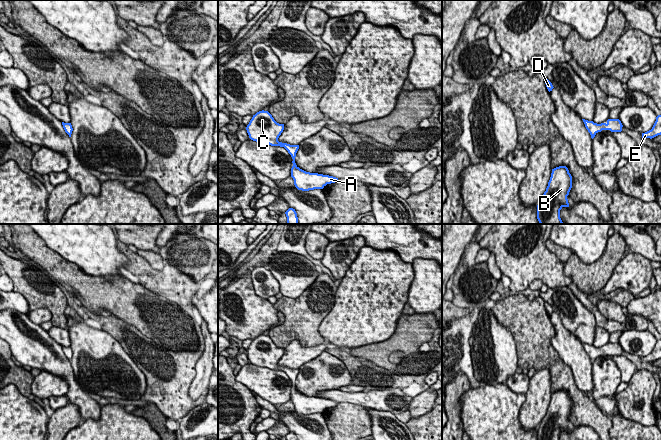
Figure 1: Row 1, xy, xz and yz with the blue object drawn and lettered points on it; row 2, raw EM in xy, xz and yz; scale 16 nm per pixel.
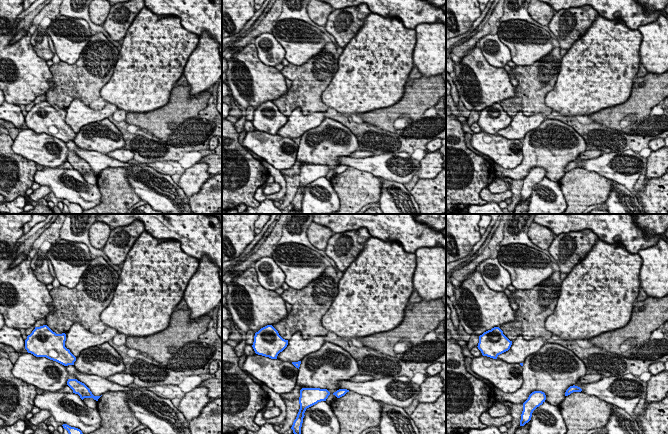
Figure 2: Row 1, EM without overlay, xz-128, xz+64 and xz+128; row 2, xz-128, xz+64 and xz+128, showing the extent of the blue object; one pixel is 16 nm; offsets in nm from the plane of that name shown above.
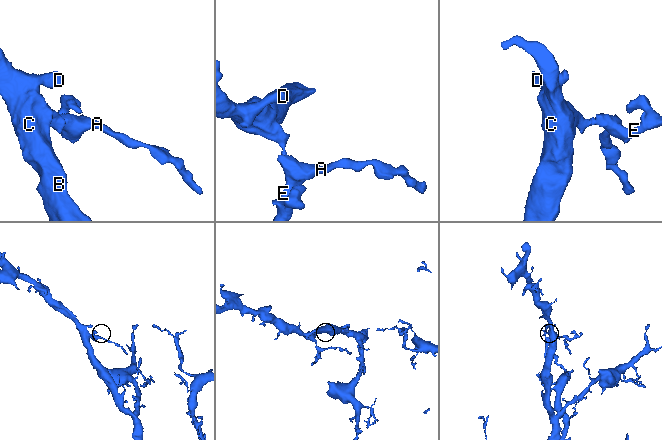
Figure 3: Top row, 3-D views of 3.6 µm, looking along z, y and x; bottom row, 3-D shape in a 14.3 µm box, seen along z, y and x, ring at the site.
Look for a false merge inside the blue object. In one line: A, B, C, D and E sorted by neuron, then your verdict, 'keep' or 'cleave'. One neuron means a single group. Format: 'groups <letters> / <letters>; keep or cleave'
groups A E / B C D; cleave

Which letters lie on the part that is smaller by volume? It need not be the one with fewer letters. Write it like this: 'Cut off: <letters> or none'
Cut off: A, E

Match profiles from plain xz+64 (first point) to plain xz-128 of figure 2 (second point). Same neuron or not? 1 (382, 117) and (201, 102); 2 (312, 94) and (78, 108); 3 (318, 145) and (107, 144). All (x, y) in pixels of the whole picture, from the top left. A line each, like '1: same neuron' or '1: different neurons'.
1: same neuron
2: different neurons
3: same neuron

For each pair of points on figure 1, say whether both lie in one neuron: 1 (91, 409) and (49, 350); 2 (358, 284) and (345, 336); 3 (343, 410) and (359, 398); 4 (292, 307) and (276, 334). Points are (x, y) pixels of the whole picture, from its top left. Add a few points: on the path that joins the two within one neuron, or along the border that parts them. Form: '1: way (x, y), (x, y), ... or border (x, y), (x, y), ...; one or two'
1: way (76, 394), (68, 375), (59, 365); one
2: way (355, 297), (355, 319), (351, 323); one
3: border (338, 402), (351, 402), (362, 405), (365, 408); two
4: way (292, 314), (292, 320), (283, 329); one

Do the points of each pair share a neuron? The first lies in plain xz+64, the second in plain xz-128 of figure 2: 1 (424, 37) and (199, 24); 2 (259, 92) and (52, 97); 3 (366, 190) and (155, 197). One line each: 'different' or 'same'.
1: different
2: different
3: different

